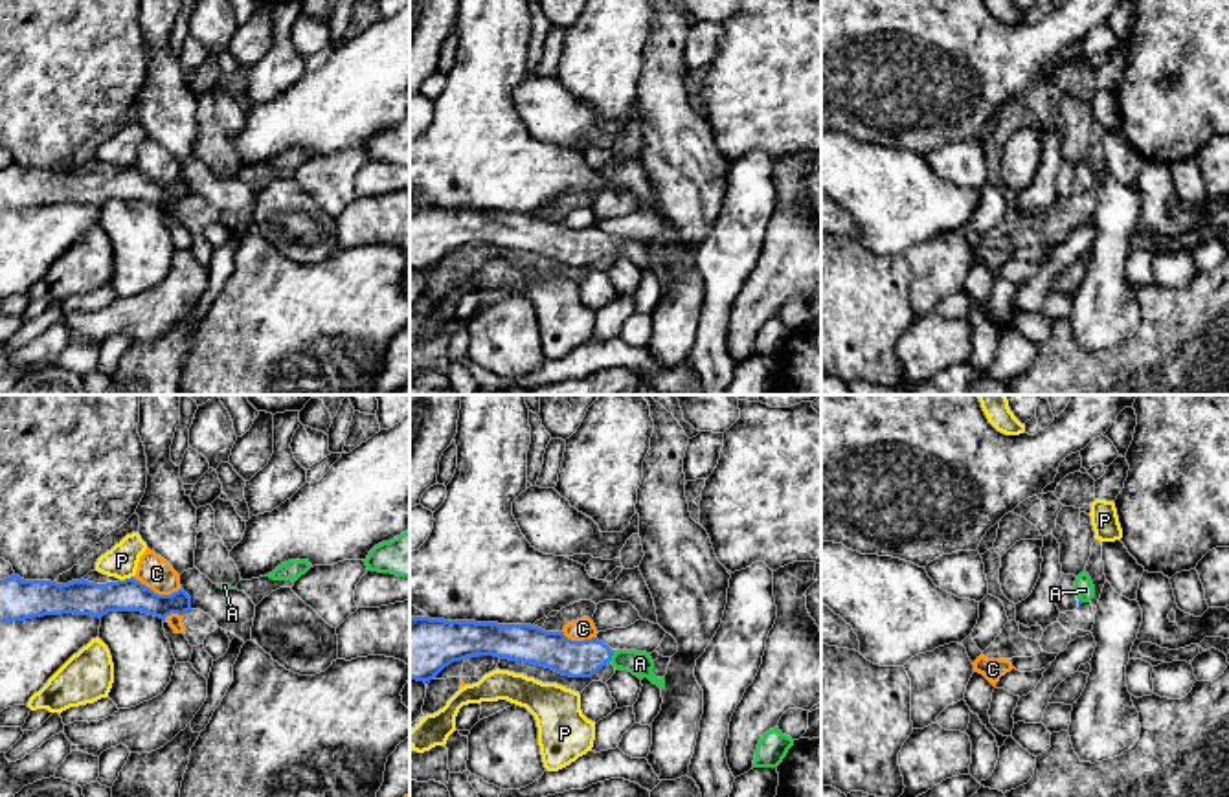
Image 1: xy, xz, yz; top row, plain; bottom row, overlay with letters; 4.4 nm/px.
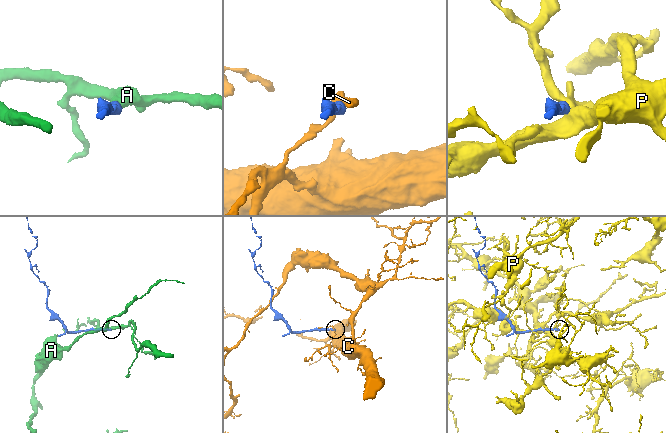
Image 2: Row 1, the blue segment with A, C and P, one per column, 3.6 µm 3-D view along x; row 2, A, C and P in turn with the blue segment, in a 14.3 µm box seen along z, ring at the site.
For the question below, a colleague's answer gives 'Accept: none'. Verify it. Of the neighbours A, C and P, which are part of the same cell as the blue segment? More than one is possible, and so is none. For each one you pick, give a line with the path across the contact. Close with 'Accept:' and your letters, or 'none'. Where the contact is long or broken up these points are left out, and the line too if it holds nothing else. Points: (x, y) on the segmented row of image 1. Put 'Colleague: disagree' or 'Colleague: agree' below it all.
A: runs through xz (570, 658), (612, 654), (640, 663)
Accept: A
Colleague: disagree

